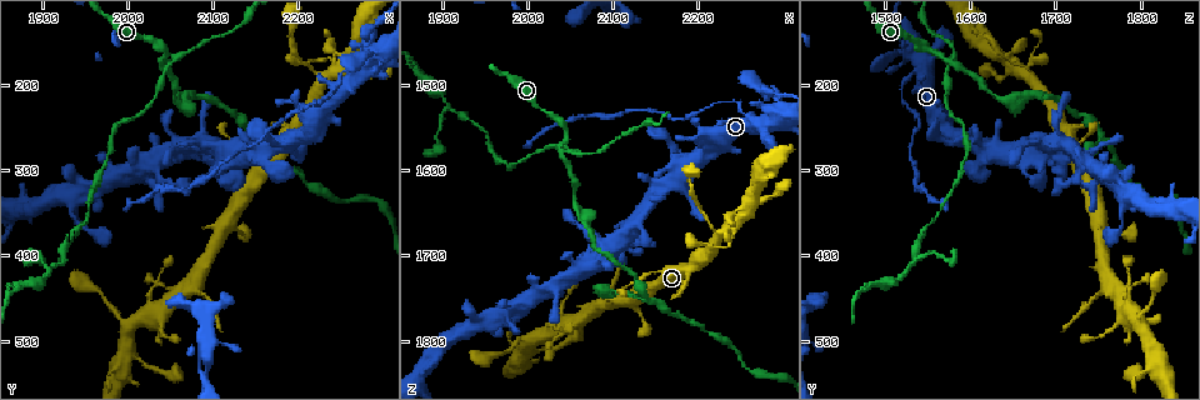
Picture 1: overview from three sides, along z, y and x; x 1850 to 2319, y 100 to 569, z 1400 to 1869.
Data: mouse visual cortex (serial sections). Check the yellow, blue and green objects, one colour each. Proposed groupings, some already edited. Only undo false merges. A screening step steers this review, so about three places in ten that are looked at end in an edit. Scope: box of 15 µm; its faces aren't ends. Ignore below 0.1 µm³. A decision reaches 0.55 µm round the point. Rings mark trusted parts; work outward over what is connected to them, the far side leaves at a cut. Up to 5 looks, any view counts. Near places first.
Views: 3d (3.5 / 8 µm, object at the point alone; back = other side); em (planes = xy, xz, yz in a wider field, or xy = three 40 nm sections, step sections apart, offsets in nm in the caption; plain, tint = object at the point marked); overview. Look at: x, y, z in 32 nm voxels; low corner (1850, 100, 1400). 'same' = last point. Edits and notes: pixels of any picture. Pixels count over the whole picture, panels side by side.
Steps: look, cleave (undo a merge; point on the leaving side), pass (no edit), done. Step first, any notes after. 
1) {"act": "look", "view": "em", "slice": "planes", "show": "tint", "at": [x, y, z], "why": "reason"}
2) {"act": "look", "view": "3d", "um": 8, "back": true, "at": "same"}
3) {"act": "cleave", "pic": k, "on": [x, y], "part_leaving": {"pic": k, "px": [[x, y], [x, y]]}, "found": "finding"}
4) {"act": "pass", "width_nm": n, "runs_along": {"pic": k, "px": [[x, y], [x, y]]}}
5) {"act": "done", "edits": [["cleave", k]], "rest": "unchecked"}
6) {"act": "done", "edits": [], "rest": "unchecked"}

{"act": "look", "view": "3d", "um": 3.5, "at": [2250, 200, 1520], "why": "calibre changes"}

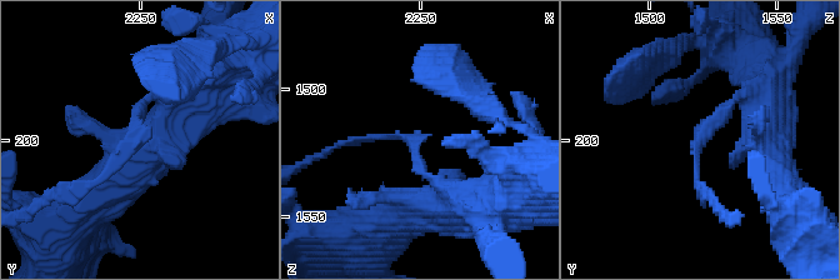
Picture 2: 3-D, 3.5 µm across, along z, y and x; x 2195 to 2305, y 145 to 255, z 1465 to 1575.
{"act": "look", "view": "em", "slice": "planes", "show": "tint", "at": [2247, 199, 1521], "arm_widths_nm": [100, 150], "why": "now the EM"}

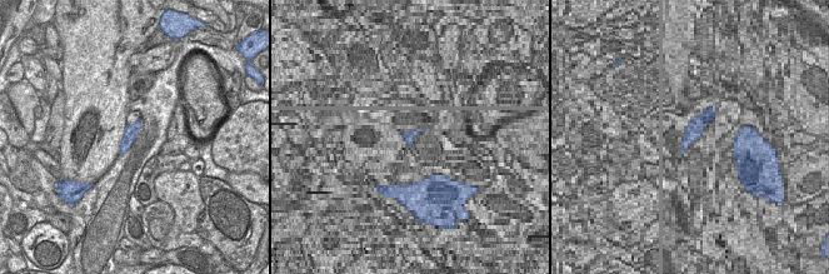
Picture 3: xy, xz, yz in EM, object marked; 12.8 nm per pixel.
{"act": "cleave", "pic": 2, "on": [370, 138], "part_leaving": {"pic": 2, "px": [[404, 138], [343, 141], [315, 158]]}, "found": "two cells meet here"}

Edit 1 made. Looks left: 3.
{"act": "look", "view": "overview"}

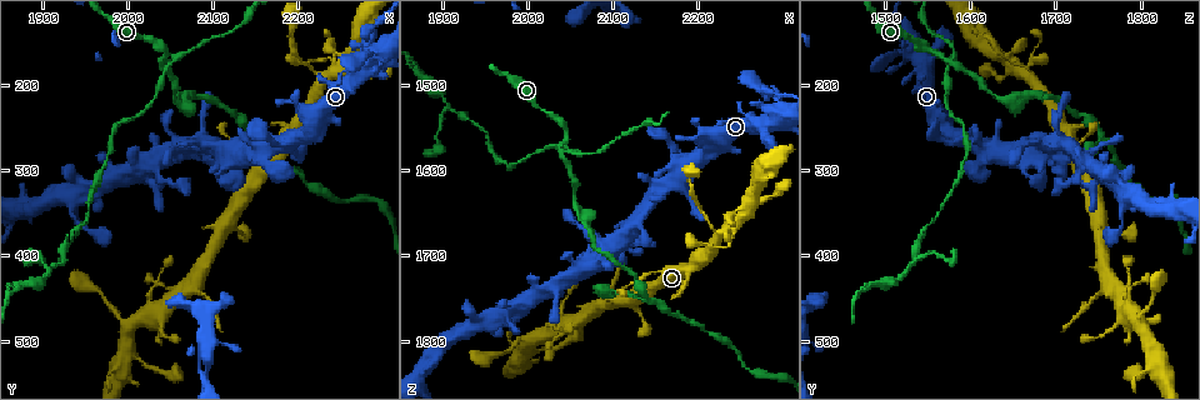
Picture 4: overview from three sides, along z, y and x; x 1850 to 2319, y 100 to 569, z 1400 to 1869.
{"act": "look", "view": "3d", "um": 8, "at": [2040, 175, 1575], "why": "abrupt turn"}

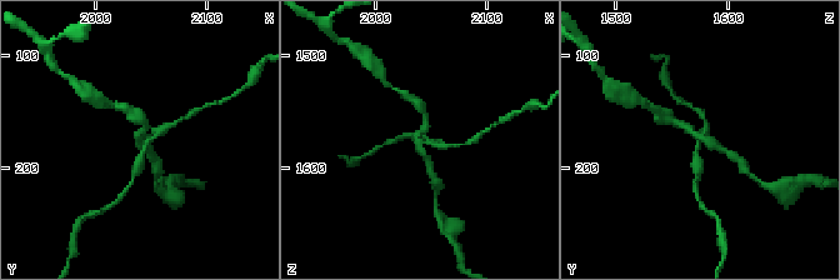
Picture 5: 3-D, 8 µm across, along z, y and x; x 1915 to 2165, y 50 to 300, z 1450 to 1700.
{"act": "look", "view": "em", "slice": "xy", "step": 2, "show": "tint", "at": [2040, 176, 1576], "arms": 4, "arm_widths_nm": [150, 200, 200, 300]}

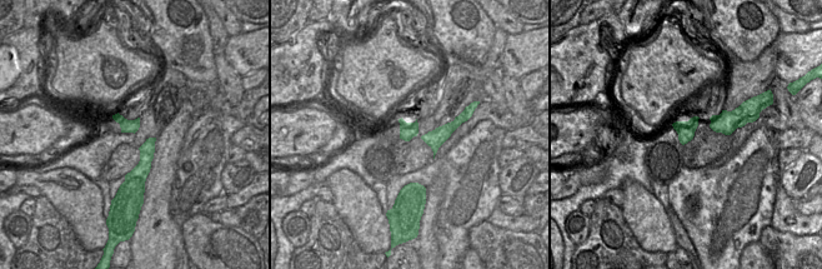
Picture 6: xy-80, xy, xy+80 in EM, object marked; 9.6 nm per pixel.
{"act": "cleave", "pic": 5, "on": [139, 160], "width_nm": 170, "part_leaving": {"pic": 5, "px": [[146, 143], [128, 188]]}, "found": "two cells meet here"}

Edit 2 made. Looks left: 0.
{"act": "done", "edits": [["cleave", 2], ["cleave", 5]], "rest": "unchecked"}

